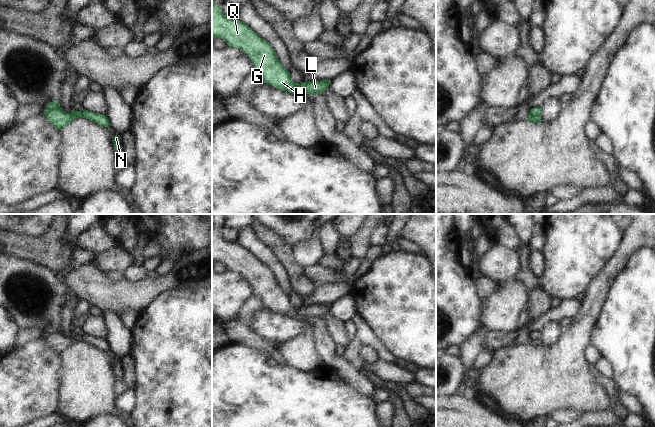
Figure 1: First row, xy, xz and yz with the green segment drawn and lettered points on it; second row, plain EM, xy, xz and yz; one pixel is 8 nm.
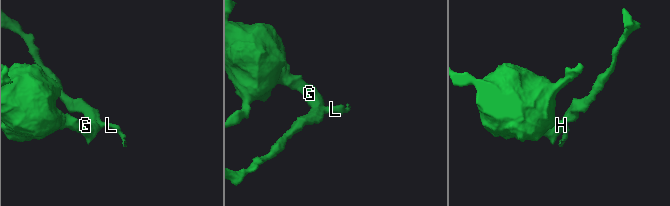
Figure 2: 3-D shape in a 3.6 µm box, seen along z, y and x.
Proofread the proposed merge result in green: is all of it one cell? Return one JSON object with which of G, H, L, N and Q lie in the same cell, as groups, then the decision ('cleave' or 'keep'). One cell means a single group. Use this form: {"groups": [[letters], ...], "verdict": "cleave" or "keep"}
{"groups": [["G", "H", "Q"], ["L", "N"]], "verdict": "cleave"}

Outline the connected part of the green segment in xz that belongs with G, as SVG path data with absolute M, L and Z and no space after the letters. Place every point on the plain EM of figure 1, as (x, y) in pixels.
M212 221L212 262L224 263L229 271L243 274L265 307L279 314L300 319L289 295L277 282L272 270L240 244L225 240Z

